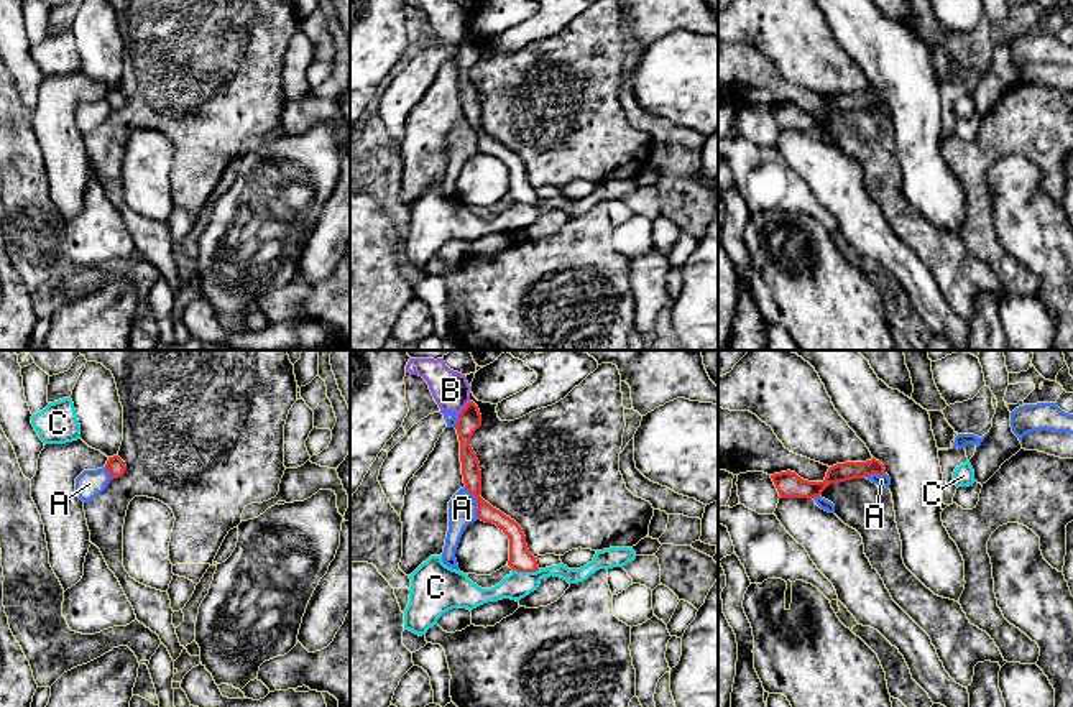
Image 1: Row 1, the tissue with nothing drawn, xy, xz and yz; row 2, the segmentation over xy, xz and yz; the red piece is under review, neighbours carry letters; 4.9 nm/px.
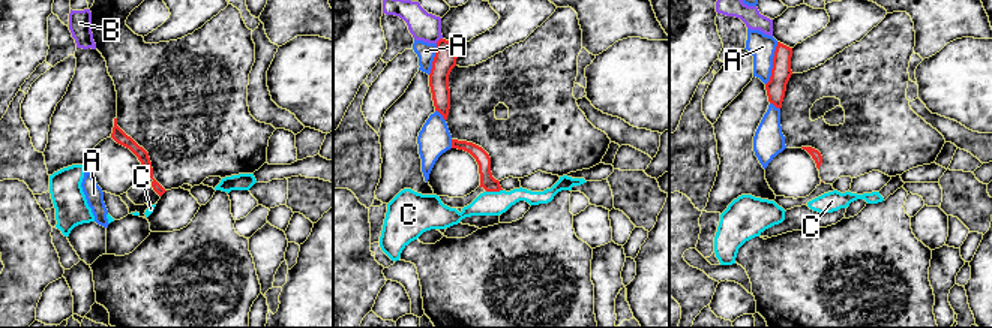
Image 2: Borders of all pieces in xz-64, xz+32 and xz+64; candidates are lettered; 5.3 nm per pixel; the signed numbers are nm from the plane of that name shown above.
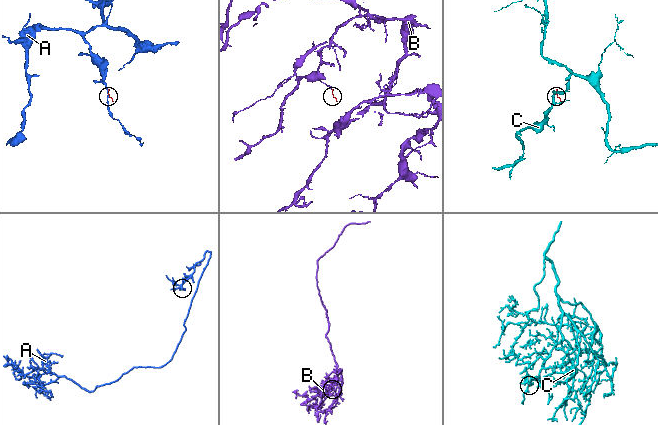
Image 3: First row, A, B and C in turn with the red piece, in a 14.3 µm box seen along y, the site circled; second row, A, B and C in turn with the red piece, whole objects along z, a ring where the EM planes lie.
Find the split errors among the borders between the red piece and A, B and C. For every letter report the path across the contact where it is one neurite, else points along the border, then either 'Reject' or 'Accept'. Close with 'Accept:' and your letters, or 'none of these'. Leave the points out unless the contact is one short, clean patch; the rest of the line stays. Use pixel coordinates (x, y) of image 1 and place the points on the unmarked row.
A: Boundary: xz (464, 119), (475, 130), (478, 150). Reject
B: Boundary: xz (469, 32), (459, 46). Reject
C: Boundary: xz (539, 201), (513, 203). Reject
Accept: none of these

